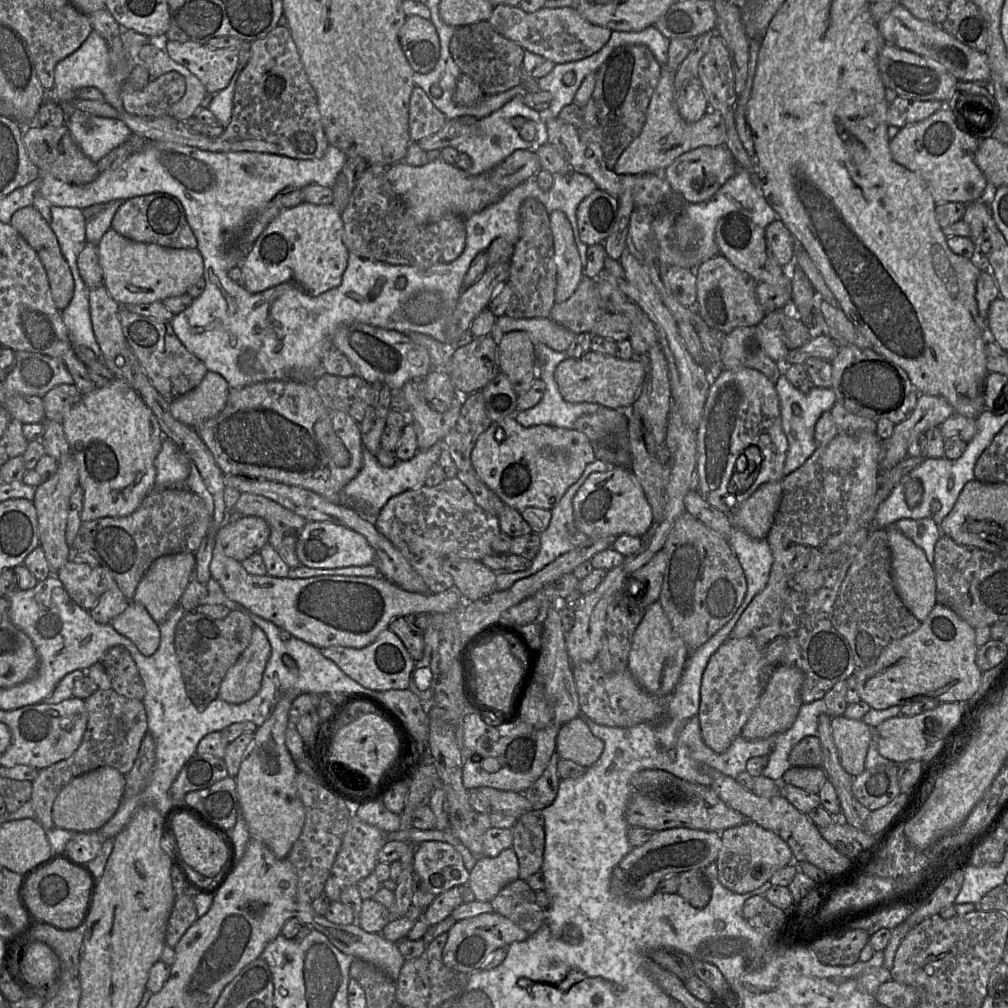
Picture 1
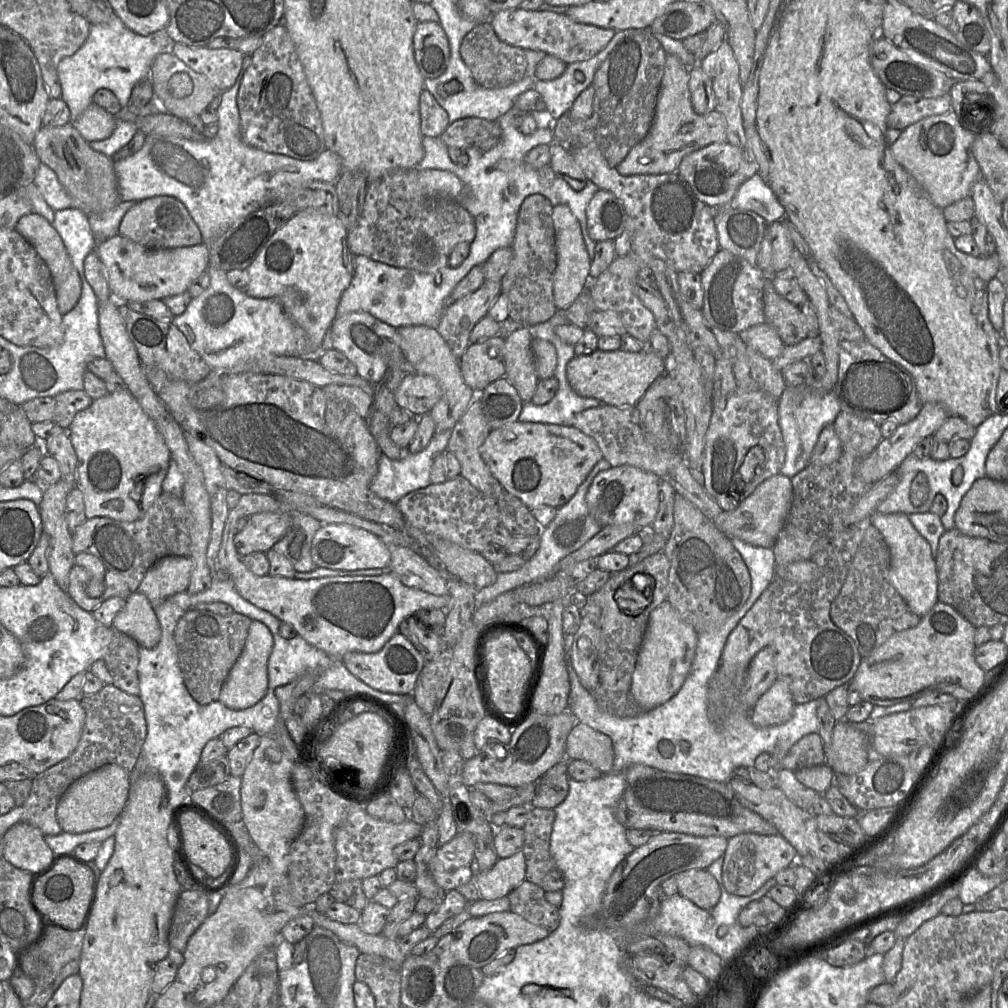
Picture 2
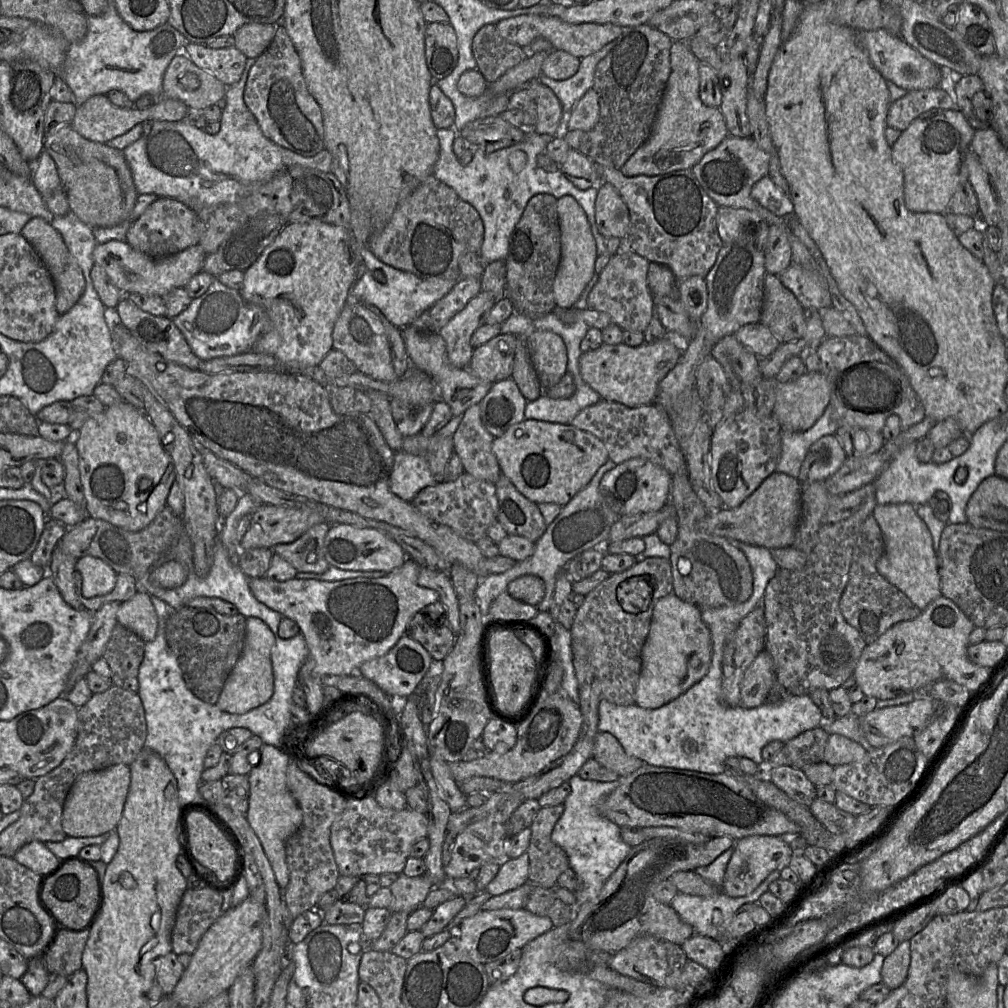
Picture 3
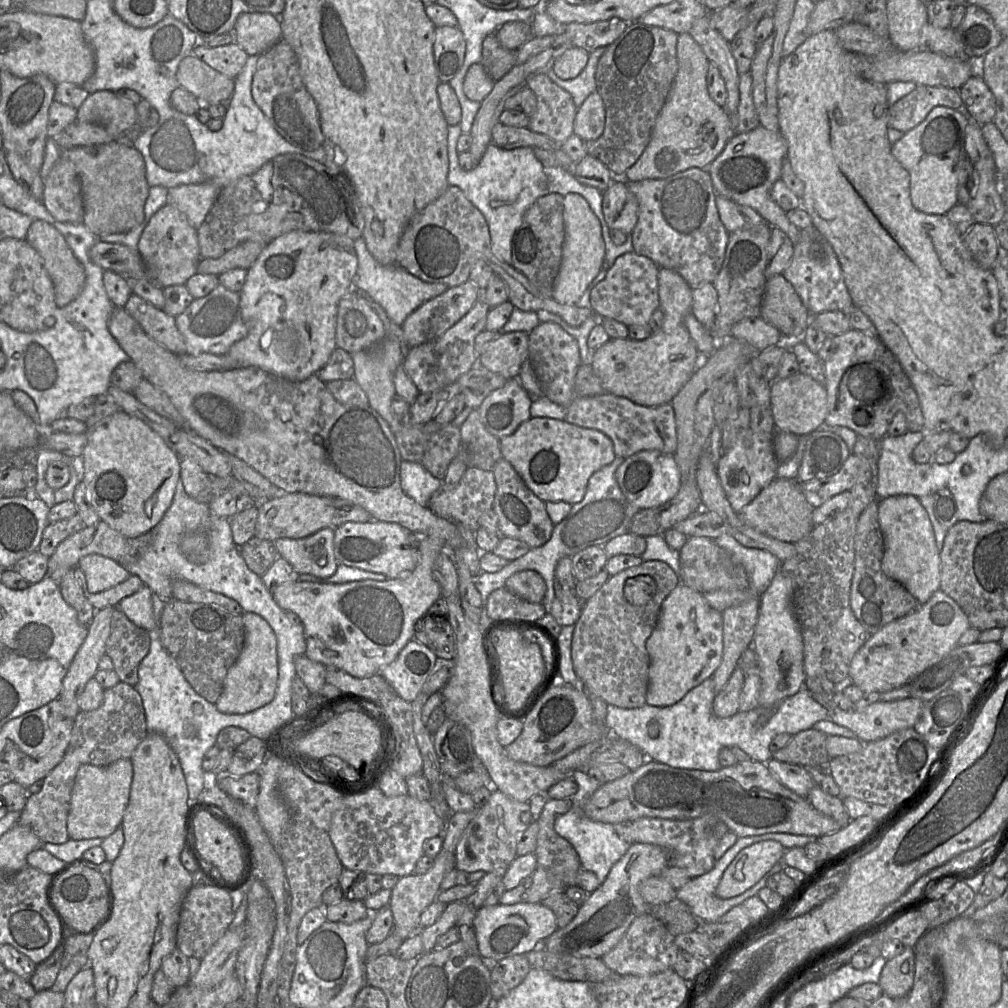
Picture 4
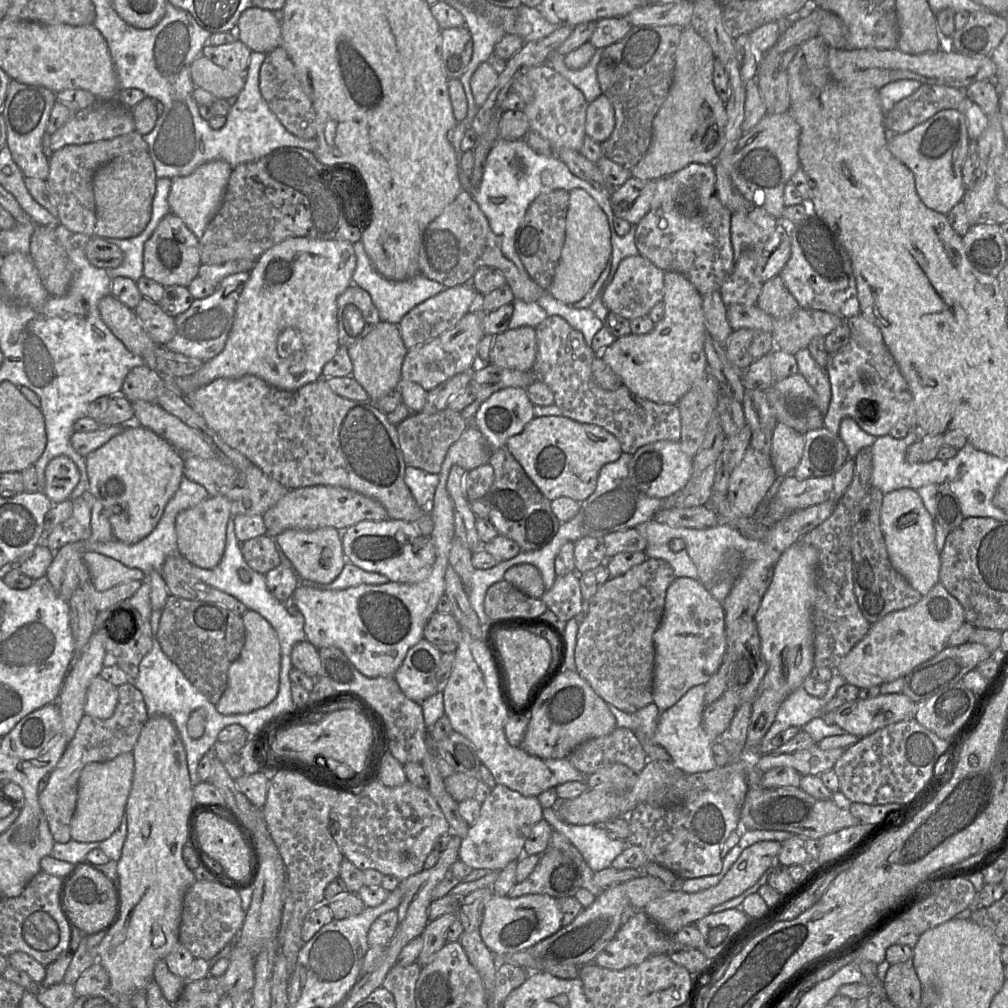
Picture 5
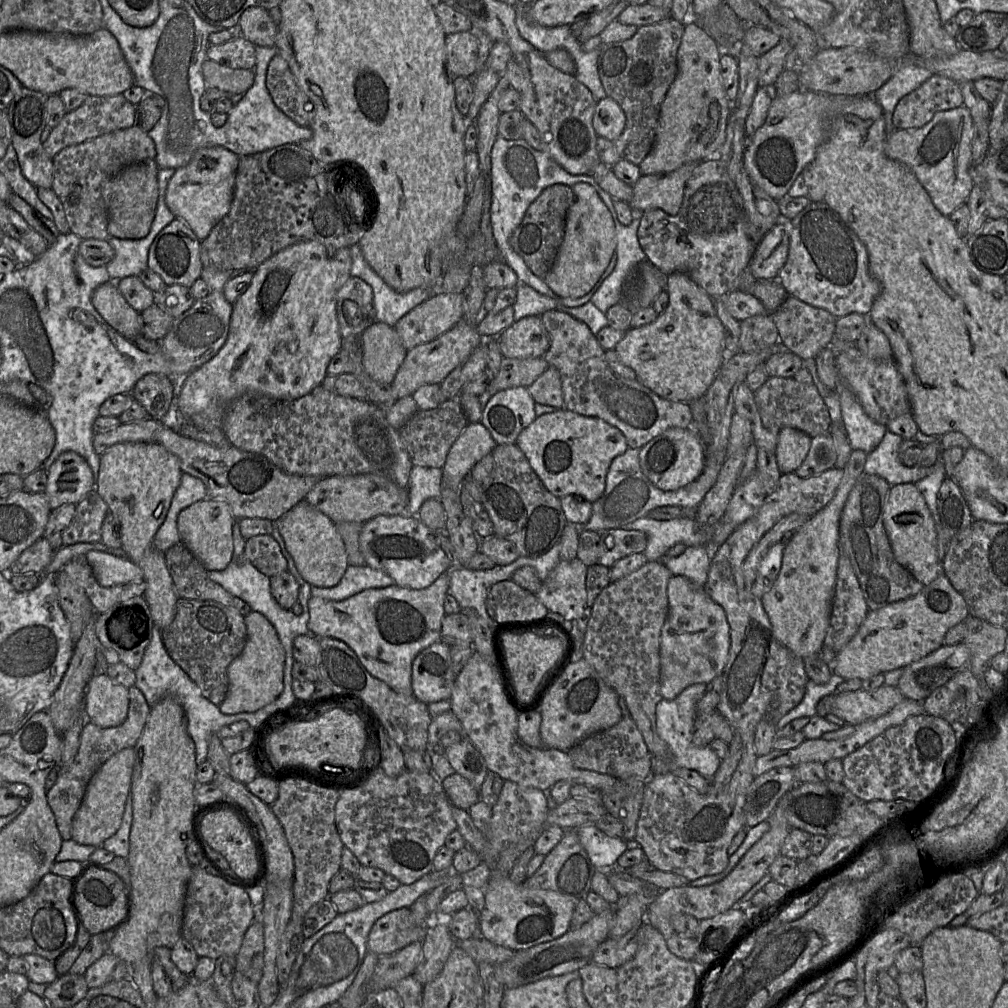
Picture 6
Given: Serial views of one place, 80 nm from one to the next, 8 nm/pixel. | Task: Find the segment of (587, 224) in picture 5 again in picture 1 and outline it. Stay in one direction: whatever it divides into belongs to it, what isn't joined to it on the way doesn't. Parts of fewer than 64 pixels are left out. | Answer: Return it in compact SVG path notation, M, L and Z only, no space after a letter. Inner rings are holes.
M560 210L553 211L550 214L550 227L557 269L555 303L560 303L573 295L584 276L584 269L567 216Z

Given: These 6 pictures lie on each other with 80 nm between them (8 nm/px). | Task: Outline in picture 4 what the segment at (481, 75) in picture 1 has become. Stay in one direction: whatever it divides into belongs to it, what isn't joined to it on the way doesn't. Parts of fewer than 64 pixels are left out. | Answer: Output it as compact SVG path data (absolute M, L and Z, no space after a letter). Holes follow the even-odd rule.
M489 34L482 43L481 64L488 75L496 82L516 65L517 50L503 47L497 34Z

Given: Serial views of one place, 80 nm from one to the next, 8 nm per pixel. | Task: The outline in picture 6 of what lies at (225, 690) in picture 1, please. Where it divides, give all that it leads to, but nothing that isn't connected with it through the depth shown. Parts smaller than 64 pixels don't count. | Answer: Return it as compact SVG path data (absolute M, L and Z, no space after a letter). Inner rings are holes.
M251 611L244 620L247 641L241 654L228 666L228 692L219 705L225 715L256 712L272 703L283 691L285 652L275 628L256 611Z

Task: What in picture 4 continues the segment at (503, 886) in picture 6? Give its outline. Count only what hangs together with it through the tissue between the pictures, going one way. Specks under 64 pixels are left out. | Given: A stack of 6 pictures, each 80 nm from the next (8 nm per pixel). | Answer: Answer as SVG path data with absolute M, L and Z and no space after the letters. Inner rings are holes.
M517 903L513 905L496 904L480 908L473 920L480 956L487 962L498 962L506 957L526 954L536 948L539 941L545 941L557 929L557 920L553 911L541 903Z

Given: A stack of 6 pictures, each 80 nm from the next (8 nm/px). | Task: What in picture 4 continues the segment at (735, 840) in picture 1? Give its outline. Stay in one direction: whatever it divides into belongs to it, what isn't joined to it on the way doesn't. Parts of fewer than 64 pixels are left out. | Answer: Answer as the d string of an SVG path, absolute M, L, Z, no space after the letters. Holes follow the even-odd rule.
M774 840L743 848L724 871L715 894L729 899L746 892L782 859L785 851L781 843Z

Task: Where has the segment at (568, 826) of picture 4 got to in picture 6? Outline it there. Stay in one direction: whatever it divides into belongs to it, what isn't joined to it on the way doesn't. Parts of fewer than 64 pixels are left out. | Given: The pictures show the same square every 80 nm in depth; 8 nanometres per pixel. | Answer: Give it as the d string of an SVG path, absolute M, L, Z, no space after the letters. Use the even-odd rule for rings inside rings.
M583 825L575 830L581 845L598 870L605 871L615 866L618 857L630 846L623 838L608 836L595 825Z

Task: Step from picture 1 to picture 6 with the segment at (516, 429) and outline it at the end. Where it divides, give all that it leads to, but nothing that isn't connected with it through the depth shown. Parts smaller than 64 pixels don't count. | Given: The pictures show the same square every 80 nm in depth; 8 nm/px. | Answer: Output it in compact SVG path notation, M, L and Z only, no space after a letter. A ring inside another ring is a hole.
M565 408L537 416L521 431L515 444L524 452L531 467L552 494L560 498L566 495L581 496L592 503L605 490L607 472L613 459L629 448L625 435L617 427L600 418L581 415Z

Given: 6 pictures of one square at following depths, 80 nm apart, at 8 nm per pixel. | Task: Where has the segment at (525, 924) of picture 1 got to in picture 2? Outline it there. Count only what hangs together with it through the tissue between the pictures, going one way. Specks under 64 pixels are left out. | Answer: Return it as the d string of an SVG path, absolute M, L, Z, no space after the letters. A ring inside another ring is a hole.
M524 880L507 895L509 911L549 932L554 931L560 922L559 908L545 899L545 892L540 886Z

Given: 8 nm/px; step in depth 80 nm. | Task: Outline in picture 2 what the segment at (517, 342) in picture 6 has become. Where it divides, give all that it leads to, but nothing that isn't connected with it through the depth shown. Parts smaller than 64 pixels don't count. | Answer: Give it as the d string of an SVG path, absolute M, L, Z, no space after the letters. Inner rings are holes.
M504 335L470 343L459 358L459 366L465 383L477 394L495 380L505 377Z

